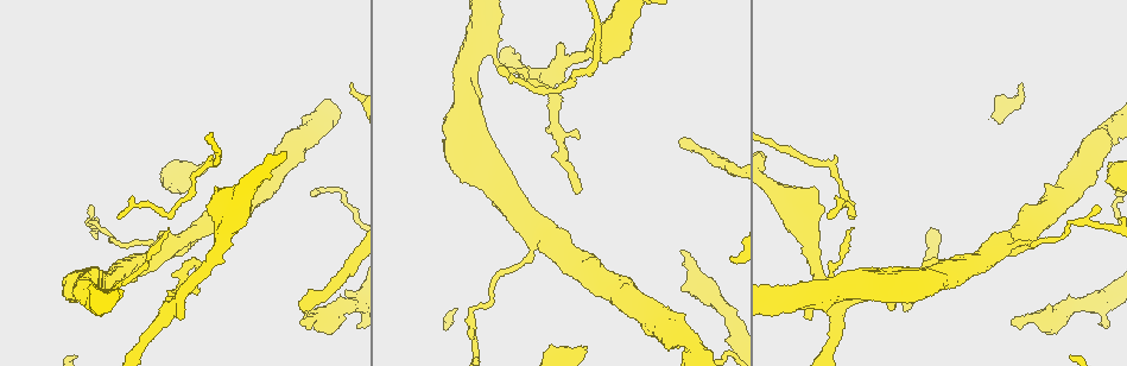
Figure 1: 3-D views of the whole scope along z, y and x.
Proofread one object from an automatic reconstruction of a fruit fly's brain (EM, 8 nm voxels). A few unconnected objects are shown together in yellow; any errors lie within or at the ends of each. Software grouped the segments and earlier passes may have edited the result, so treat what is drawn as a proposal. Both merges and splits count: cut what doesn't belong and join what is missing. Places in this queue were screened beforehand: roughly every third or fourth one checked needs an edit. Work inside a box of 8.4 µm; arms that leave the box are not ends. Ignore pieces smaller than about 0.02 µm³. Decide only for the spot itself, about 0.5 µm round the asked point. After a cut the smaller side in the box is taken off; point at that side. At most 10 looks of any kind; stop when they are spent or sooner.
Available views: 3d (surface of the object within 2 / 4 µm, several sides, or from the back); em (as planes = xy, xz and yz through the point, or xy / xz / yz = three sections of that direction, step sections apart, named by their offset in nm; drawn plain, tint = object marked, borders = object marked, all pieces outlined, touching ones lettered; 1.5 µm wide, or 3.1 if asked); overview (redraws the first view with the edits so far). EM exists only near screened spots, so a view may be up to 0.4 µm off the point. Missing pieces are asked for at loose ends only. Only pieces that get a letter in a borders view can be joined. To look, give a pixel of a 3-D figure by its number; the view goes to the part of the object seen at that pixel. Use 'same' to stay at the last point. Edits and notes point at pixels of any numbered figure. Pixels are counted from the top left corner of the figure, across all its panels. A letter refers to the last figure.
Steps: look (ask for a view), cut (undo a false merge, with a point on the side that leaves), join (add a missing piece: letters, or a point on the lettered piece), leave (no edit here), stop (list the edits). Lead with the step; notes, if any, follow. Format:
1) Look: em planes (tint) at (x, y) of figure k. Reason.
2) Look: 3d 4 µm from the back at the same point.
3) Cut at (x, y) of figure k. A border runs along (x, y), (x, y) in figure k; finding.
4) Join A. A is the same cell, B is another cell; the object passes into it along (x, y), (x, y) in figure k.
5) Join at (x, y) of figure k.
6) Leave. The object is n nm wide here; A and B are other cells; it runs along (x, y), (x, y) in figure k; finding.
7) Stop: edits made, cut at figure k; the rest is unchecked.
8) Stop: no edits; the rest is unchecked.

Look: 3d 2 µm at (91, 220) of figure 1. Sharp bend.

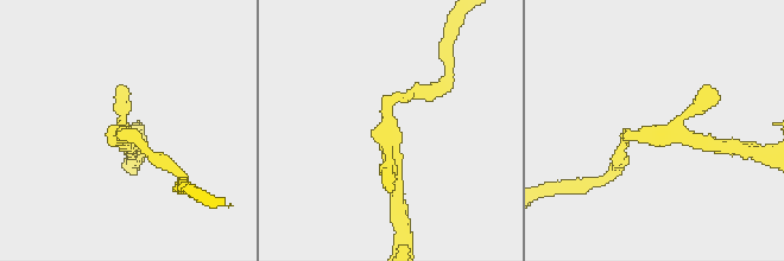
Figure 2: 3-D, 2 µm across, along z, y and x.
Look: em planes (borders) at (640, 131) of figure 2. Need the tissue.

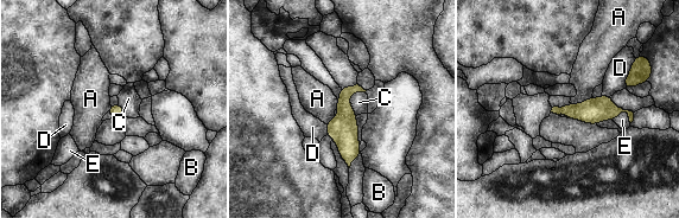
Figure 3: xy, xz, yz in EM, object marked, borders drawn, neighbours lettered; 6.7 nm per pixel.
Leave. A, B, C, D and E are other cells; continuous, no second neuron.

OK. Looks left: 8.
Look: 3d 4 µm at (904, 306) of figure 1.

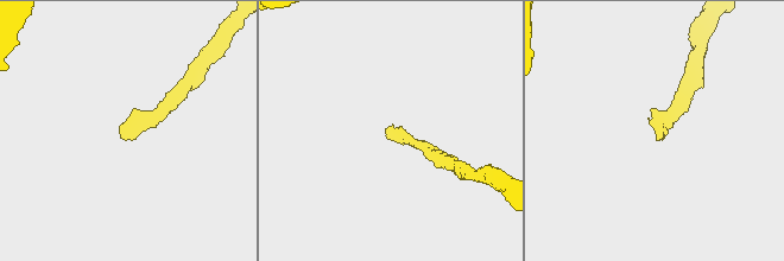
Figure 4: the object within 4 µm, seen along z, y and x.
Look: em planes (borders) at (120, 131) of figure 4.

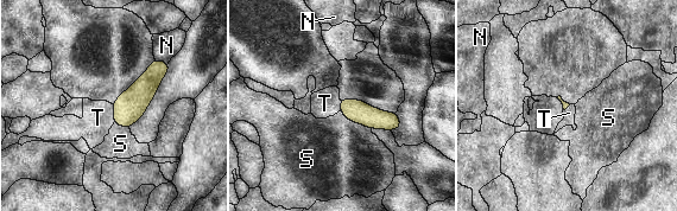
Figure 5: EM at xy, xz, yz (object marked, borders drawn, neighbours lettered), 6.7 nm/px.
Join T. The longest contact is with S, 240 nm; T is the same cell, N and S are other cells; it goes on there.

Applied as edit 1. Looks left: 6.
Look: 3d 2 µm at (682, 251) of figure 1. An open end.

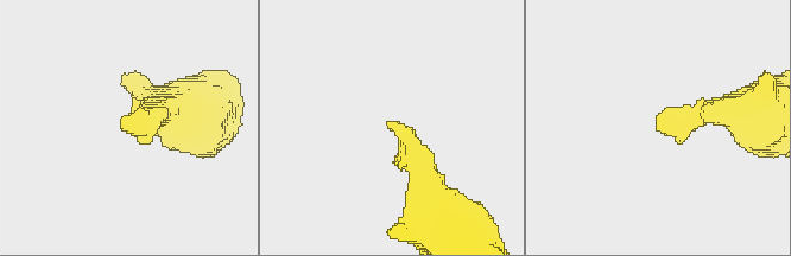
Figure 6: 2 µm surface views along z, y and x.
Look: em xz step 8 (tint) at (121, 128) of figure 6.

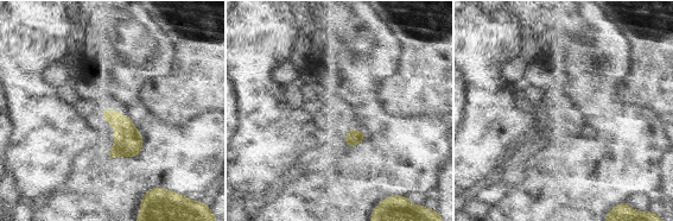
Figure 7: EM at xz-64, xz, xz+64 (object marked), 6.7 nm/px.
Look: em planes (borders) at the same point. Another direction.

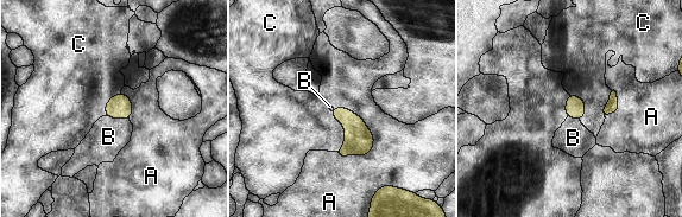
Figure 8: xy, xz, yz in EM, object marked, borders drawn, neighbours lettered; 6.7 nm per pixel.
Join B. The longest contact is with A, 400 nm; B is the same cell, A and C are other cells; the object passes into it along (119, 107), (118, 117), (108, 136) in figure 8; the neuron continues.

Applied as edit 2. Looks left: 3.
Look: em xz step 4 (borders) at (180, 318) of figure 1. Free end.

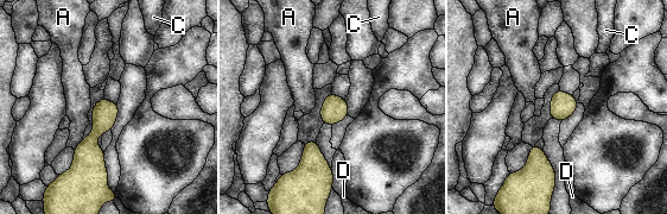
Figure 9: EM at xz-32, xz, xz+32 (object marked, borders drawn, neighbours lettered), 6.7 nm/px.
Look: em xy step 8 (borders) at the same point. Cut it another way.

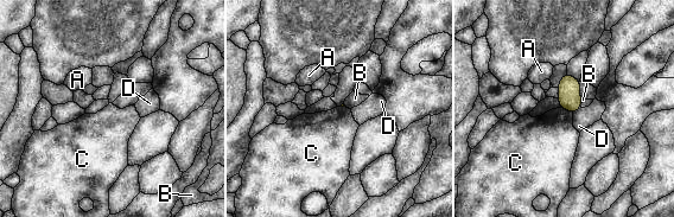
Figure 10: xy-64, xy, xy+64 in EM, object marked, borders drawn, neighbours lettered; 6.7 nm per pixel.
Leave. A, B, C and D are other cells; none of them fits.

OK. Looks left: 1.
Stop: edits made, join at figure 5, join at figure 8; the rest is unchecked.

